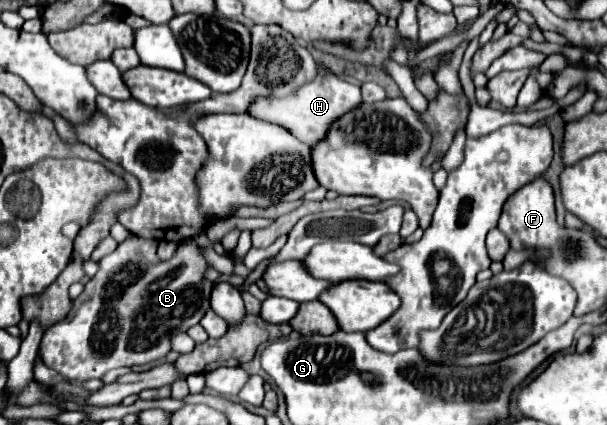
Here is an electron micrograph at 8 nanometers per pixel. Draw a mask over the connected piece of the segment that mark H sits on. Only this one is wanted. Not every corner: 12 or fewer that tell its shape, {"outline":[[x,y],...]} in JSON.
{"outline":[[314,78],[250,114],[316,146],[362,104],[358,84]]}

